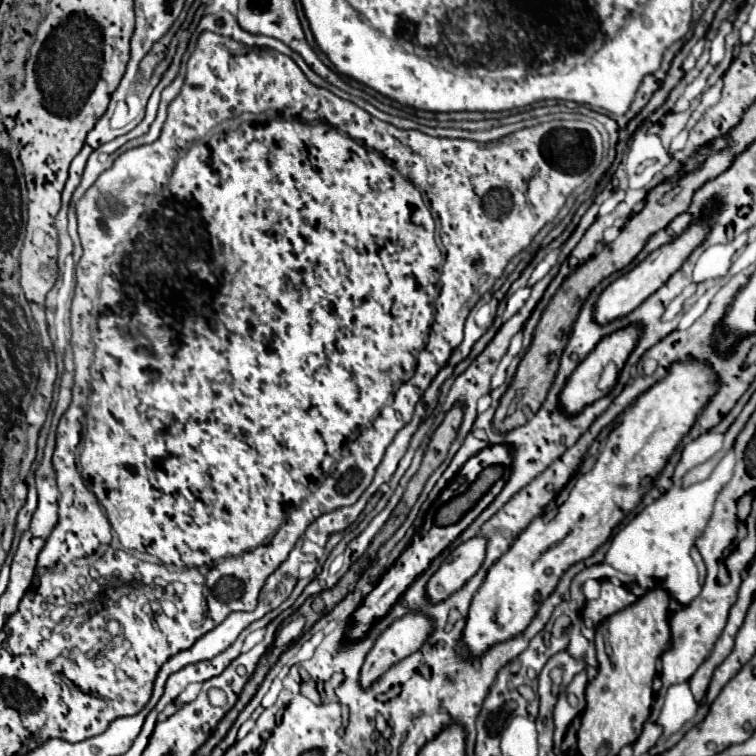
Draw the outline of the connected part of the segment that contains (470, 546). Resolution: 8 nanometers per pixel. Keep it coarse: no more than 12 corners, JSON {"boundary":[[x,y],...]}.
{"boundary":[[486,539],[458,545],[430,577],[426,599],[440,603],[476,575]]}

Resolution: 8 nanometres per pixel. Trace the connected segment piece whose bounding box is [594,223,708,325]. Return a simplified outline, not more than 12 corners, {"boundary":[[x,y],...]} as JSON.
{"boundary":[[706,223],[652,251],[594,305],[606,325],[632,313],[682,267]]}

